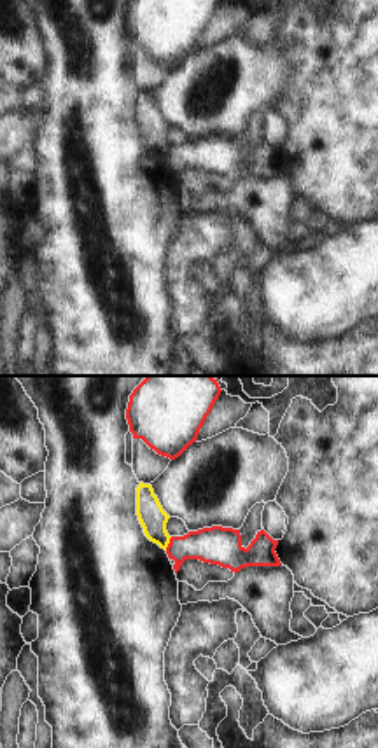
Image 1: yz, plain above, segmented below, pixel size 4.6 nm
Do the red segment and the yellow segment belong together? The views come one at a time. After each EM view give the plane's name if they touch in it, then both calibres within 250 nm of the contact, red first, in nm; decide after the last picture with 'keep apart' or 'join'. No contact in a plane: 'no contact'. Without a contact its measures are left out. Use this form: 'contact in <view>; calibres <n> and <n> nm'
contact in yz; calibres 180 and 120 nm

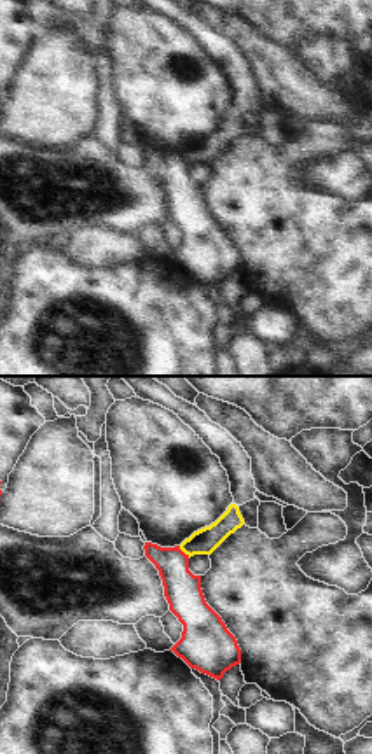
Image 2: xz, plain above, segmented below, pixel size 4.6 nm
contact in xz; calibres 170 and 120 nm

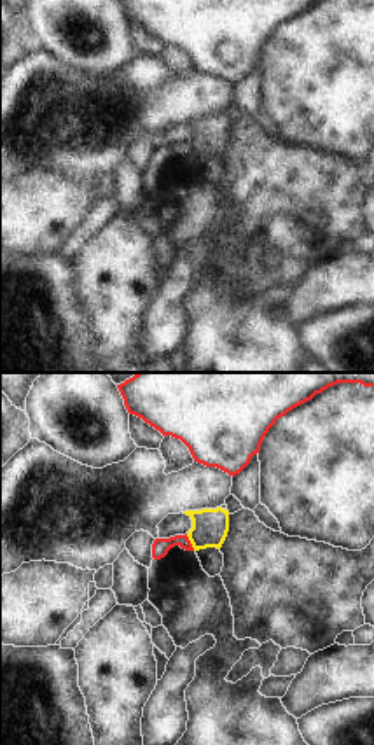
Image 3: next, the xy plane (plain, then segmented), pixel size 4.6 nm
contact in xy; calibres 80 and 170 nm

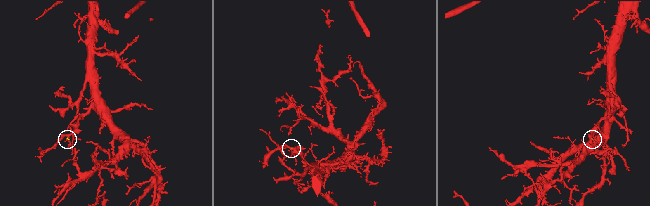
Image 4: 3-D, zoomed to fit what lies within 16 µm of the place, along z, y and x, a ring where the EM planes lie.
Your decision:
keep apart

